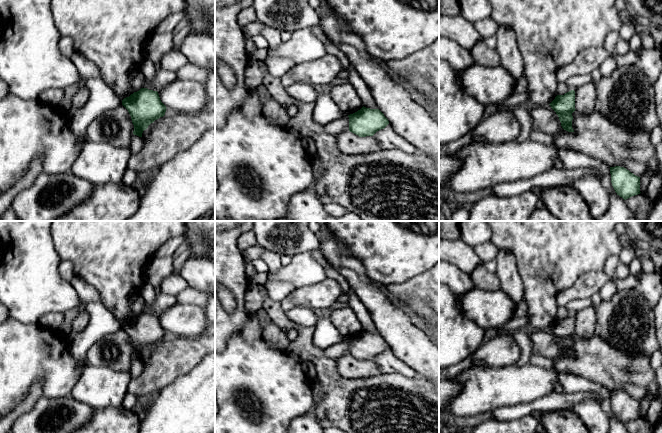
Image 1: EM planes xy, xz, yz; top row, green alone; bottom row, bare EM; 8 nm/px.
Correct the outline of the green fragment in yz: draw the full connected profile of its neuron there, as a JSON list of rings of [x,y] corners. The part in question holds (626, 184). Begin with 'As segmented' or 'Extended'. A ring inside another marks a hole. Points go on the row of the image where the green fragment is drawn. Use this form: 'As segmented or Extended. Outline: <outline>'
As segmented. Outline: [[[610,167],[612,186],[624,200],[640,194],[640,177],[634,175],[624,167]]]

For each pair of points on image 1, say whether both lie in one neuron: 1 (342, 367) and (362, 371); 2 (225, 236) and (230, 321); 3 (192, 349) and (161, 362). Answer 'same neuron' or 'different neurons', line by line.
1: same neuron
2: same neuron
3: same neuron

